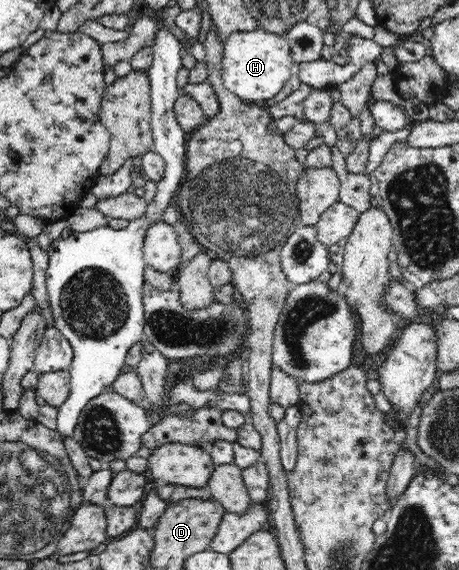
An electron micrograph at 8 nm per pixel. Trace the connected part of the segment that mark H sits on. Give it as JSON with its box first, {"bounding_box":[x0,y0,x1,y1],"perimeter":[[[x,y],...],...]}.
{"bounding_box":[223,29,294,103],"perimeter":[[[258,29],[232,33],[223,46],[223,76],[226,89],[246,102],[262,103],[280,93],[290,79],[294,63],[289,44],[282,35]]]}

